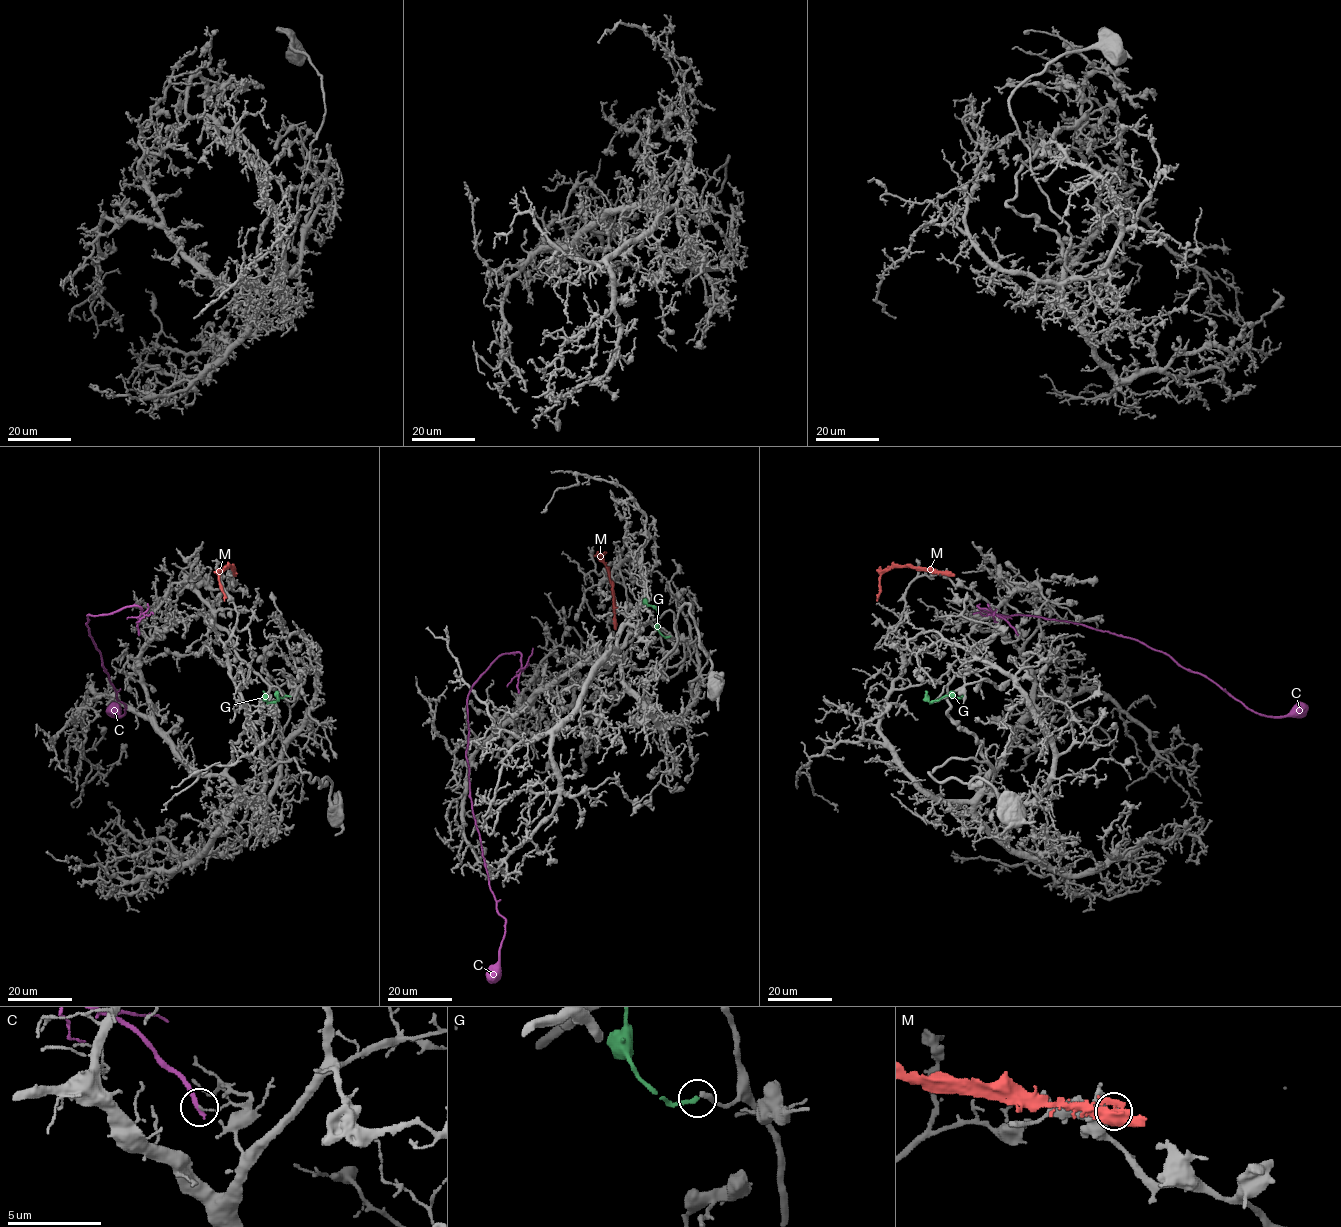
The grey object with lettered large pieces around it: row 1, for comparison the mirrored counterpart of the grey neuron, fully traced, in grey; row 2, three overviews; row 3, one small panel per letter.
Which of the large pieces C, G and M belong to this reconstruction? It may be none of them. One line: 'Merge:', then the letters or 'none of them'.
Merge: G

